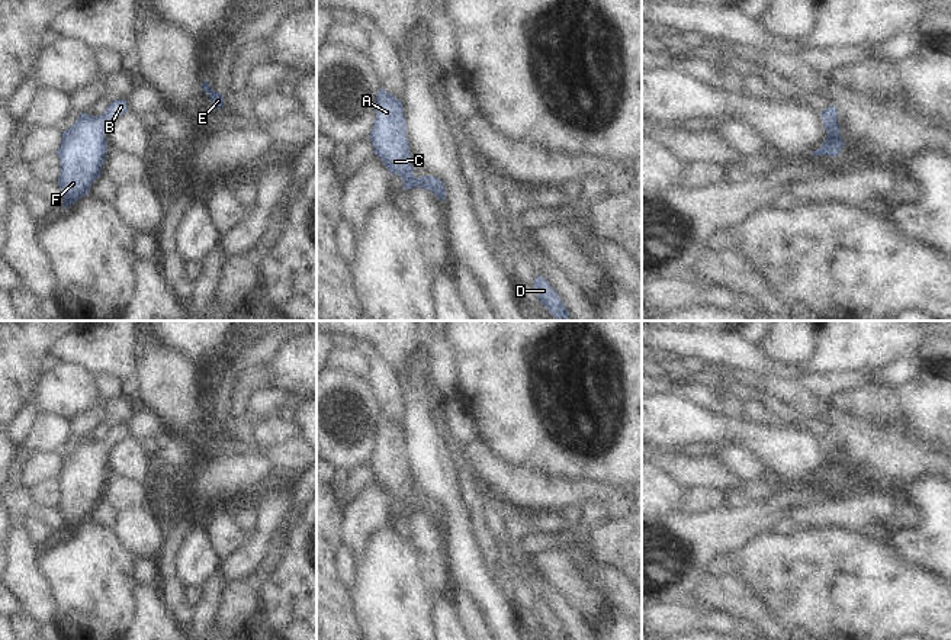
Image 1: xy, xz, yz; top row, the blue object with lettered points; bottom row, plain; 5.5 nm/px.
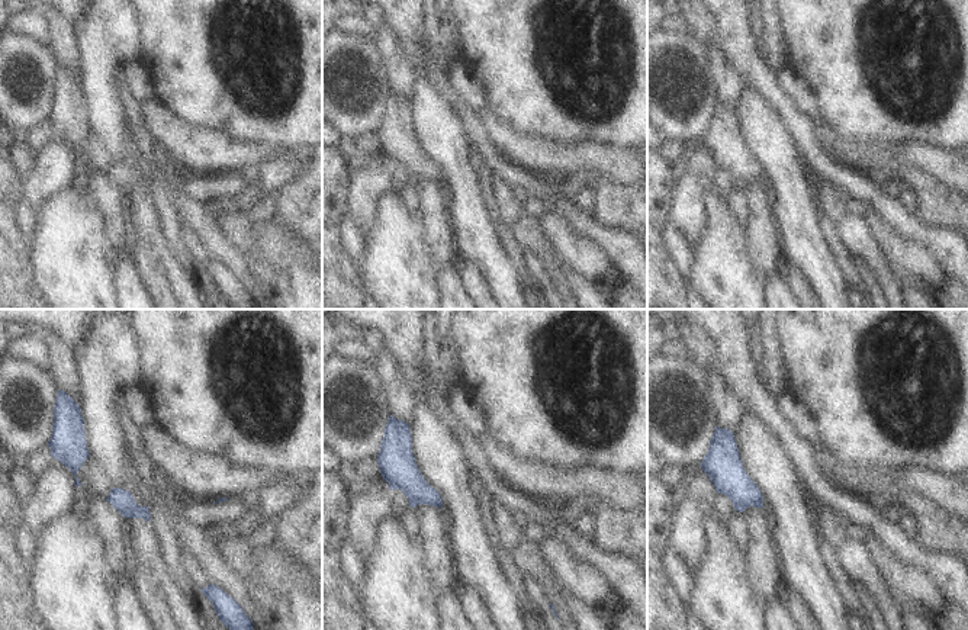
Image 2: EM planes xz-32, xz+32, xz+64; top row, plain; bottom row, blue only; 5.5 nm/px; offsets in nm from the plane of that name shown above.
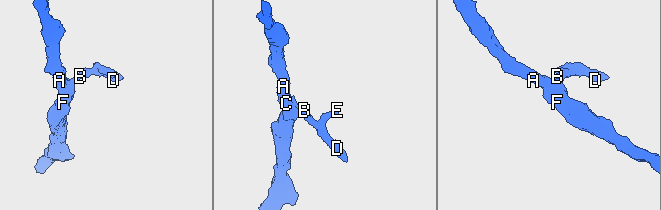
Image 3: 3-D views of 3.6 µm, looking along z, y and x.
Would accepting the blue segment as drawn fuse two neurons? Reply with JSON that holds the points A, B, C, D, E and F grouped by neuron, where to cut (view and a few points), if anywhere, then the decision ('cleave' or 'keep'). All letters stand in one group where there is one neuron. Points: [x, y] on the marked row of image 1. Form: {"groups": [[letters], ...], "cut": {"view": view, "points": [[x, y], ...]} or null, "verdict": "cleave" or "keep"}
{"groups": [["A", "B", "C", "D", "E", "F"]], "cut": null, "verdict": "keep"}

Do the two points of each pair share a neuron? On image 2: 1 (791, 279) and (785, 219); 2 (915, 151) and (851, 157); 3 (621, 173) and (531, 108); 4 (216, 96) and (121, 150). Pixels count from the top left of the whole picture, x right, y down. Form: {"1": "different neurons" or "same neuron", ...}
{"1": "different neurons", "2": "same neuron", "3": "different neurons", "4": "different neurons"}

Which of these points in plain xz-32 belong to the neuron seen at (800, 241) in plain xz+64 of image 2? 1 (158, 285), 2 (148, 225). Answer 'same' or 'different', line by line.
1: different
2: same

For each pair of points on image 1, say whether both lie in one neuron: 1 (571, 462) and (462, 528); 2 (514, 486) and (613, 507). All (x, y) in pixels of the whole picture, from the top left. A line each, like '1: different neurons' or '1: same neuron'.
1: different neurons
2: same neuron

